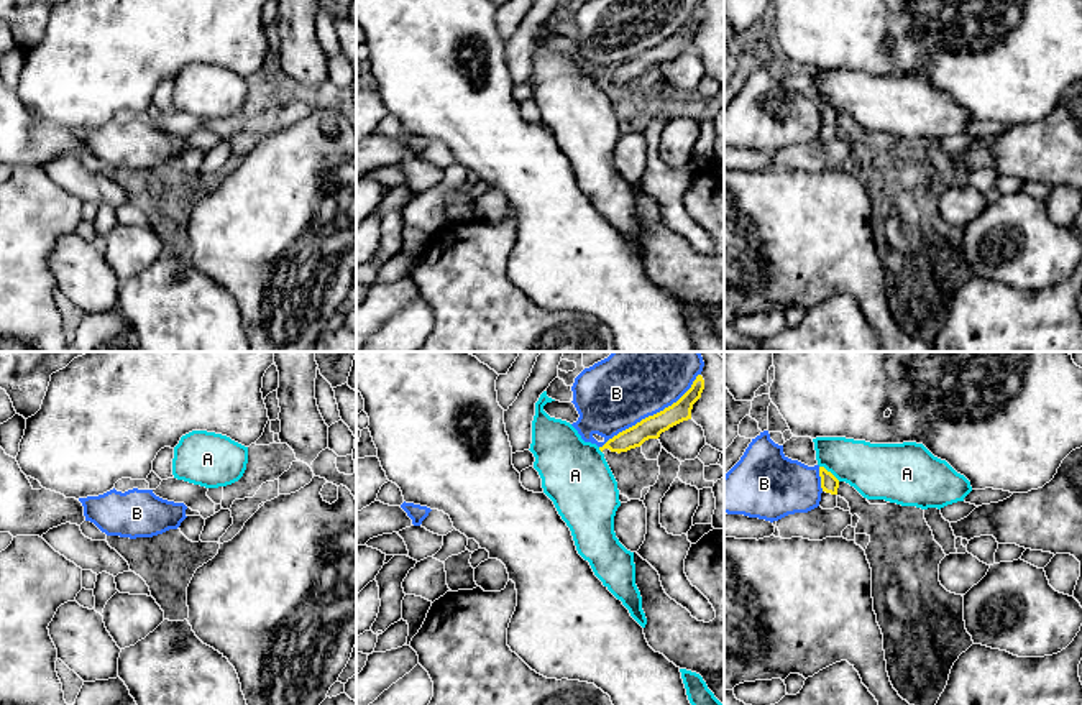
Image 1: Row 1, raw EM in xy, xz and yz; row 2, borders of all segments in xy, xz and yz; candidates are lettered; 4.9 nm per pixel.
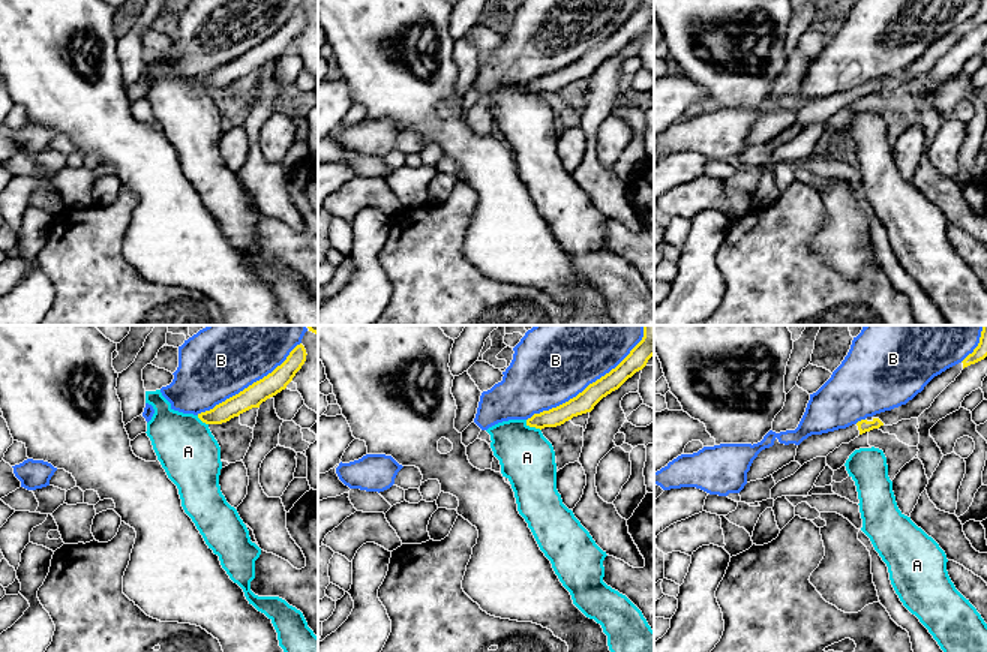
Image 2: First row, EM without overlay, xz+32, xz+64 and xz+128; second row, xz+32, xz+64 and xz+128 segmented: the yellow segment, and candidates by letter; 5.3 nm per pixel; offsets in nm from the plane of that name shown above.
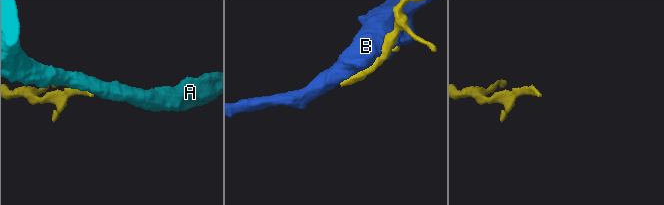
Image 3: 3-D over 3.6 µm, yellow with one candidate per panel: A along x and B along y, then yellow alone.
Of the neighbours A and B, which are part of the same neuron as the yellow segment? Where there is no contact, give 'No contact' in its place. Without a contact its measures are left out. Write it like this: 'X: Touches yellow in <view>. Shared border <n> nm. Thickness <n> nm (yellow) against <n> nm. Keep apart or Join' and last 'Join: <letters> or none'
A: Touches yellow in yz. Shared border 130 nm. Thickness 90 nm (yellow) against 280 nm. Keep apart
B: Touches yellow in xz. Shared border 600 nm. Thickness 110 nm (yellow) against 420 nm. Keep apart
Join: none

